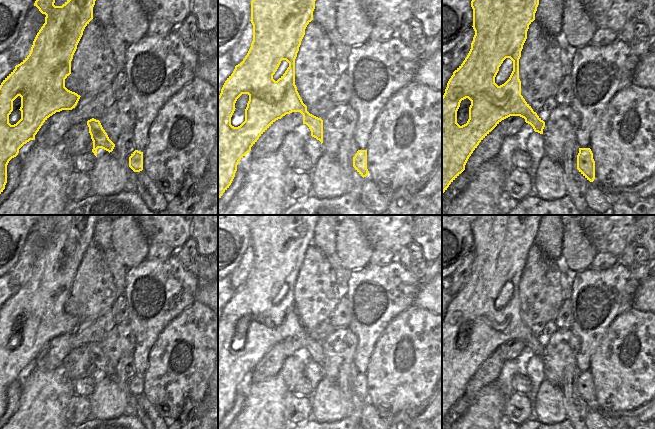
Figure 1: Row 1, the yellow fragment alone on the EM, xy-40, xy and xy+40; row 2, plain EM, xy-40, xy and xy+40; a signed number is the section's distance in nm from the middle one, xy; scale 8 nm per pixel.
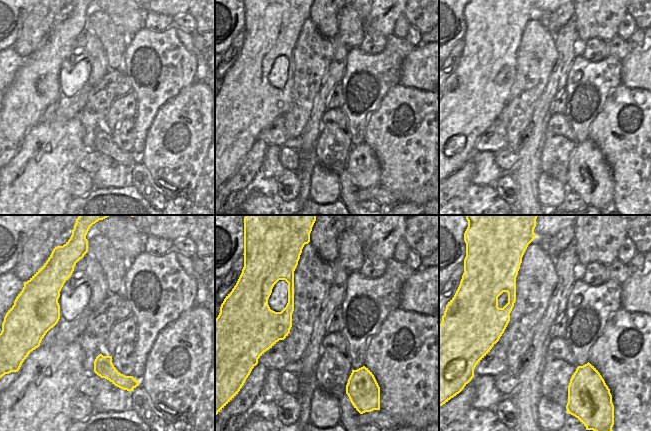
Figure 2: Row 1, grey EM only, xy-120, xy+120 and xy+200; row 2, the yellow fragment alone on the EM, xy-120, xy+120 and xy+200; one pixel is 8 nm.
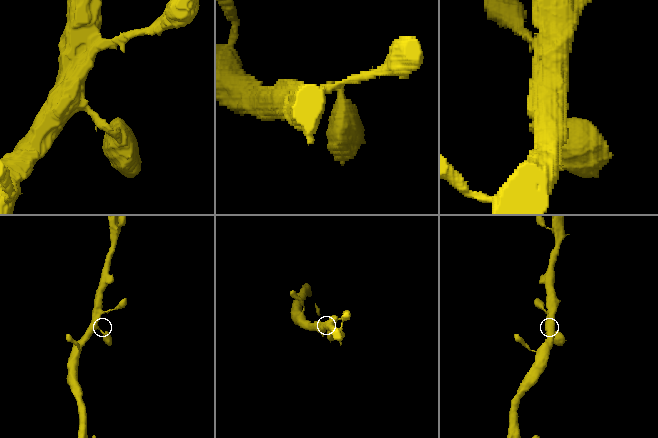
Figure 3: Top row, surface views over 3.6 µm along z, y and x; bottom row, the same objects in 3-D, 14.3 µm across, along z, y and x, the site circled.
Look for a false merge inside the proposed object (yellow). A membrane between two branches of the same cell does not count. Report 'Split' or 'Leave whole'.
Leave whole.

